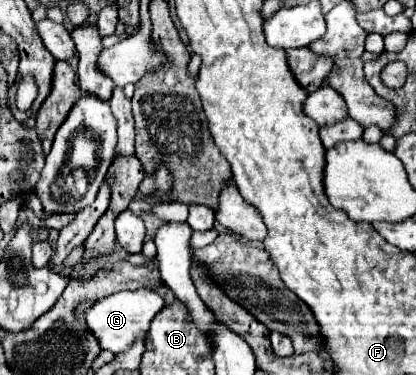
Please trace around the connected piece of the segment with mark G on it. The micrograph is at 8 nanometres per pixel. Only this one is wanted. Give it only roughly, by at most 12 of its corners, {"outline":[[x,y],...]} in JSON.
{"outline":[[151,289],[119,291],[85,321],[111,353],[147,339],[165,299]]}

